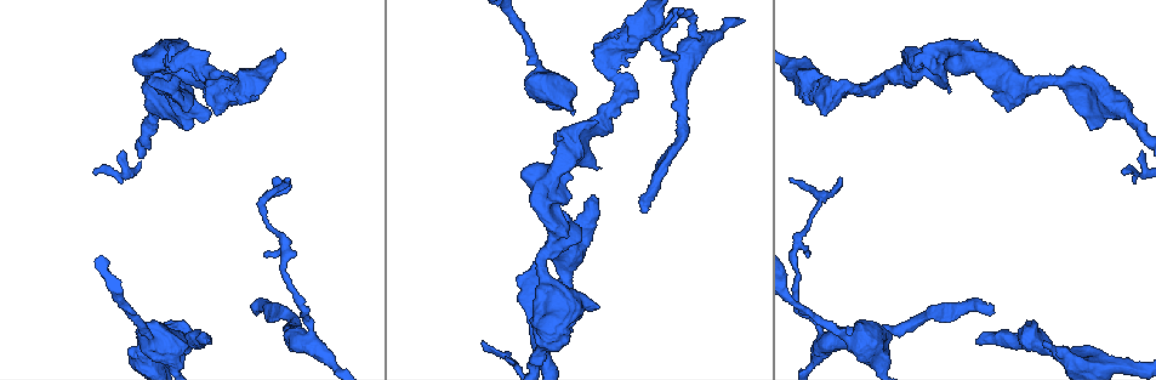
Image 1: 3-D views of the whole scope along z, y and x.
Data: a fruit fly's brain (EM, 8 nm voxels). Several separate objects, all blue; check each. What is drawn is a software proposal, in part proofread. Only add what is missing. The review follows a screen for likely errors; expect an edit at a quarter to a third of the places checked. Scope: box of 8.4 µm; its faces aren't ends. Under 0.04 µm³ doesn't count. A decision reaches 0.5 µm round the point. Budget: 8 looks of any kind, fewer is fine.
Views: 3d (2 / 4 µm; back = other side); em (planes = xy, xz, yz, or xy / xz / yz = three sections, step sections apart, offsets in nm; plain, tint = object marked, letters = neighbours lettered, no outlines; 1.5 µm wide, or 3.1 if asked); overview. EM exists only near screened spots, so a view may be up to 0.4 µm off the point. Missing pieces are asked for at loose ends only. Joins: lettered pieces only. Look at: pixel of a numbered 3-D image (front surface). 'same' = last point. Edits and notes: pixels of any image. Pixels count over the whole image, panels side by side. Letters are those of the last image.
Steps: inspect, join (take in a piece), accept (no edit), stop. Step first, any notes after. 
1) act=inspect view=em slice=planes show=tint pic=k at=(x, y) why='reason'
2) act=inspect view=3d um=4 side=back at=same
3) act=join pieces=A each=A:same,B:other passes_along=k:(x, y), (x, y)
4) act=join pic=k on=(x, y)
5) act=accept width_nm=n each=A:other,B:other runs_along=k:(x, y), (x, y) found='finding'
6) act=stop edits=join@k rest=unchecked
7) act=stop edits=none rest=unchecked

act=inspect view=em slice=xz step=8 show=letters pic=1 at=(840, 185)

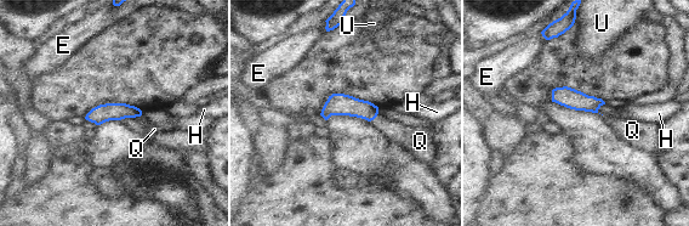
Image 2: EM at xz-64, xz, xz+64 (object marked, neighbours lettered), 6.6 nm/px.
act=join pieces=Q each=E:other,H:other,Q:same,U:other passes_along=2:(339, 105), (374, 118), (400, 134) found='the cell continues'

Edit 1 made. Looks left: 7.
act=inspect view=em slice=planes show=letters pic=1 at=(594, 196) why='free end'

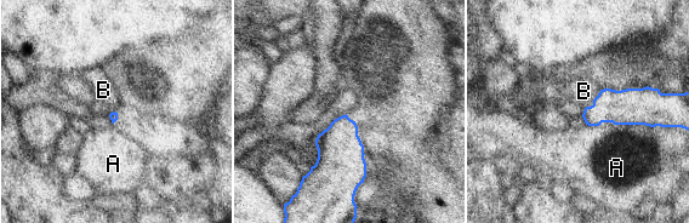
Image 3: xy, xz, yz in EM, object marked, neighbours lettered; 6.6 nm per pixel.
act=accept each=A:other,B:other border=3:(601, 90), (592, 101) found='none of them fits'

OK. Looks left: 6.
act=inspect view=3d um=2 pic=1 at=(96, 168) why='an open end'

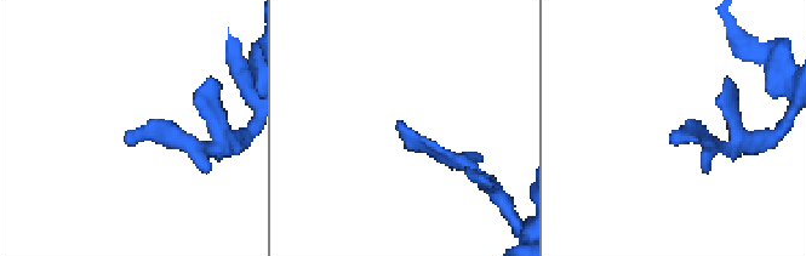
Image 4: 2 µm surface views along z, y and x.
act=inspect view=em slice=planes show=letters pic=4 at=(128, 132) why='need the tissue'

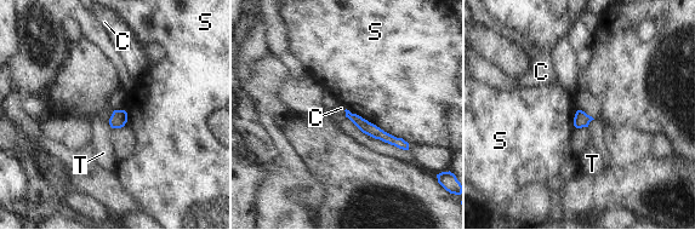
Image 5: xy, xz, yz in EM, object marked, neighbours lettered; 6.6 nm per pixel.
act=accept longest_contact=S:480nm each=C:other,S:other,T:other found='no lettered piece goes on from it'

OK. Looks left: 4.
act=stop edits=join@2 rest=unchecked

